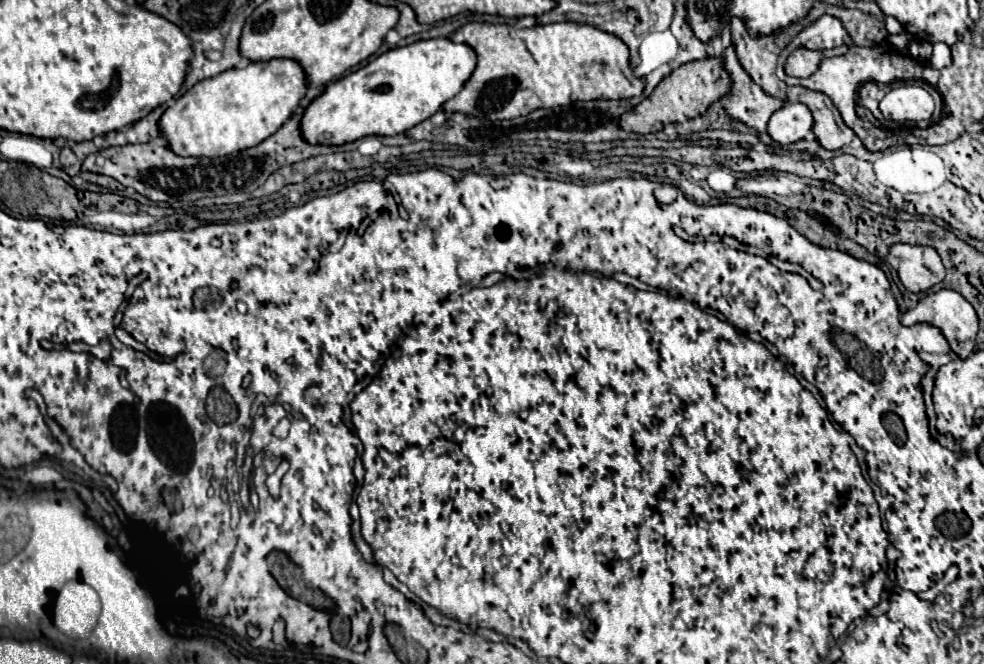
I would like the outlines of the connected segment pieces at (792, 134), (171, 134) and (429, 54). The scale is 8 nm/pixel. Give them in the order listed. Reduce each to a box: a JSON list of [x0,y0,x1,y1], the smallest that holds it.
[[768,103,812,145],[158,59,306,157],[300,37,476,145]]

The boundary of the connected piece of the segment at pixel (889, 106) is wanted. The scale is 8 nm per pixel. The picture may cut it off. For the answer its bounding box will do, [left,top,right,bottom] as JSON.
[878,85,934,121]

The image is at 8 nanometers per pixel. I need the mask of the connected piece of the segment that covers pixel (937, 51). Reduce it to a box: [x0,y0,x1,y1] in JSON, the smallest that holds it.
[930,43,952,69]

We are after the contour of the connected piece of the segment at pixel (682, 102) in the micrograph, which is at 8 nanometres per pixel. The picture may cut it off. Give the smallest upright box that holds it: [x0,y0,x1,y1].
[618,57,730,135]

